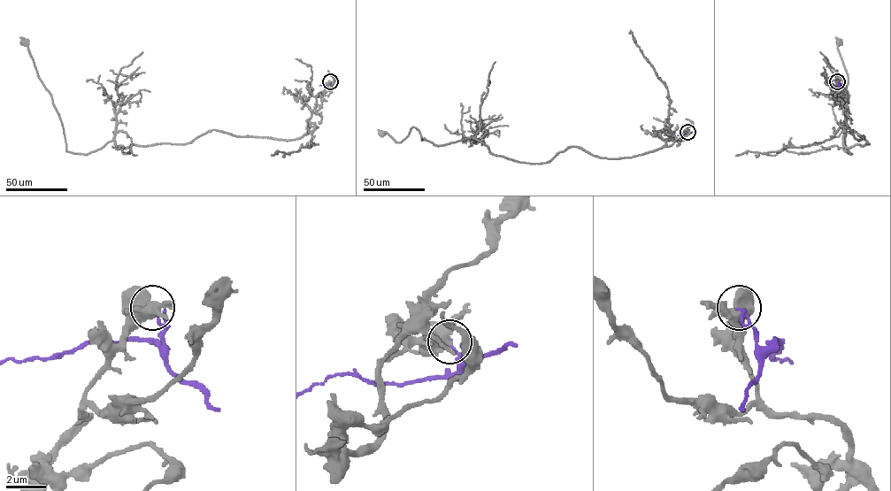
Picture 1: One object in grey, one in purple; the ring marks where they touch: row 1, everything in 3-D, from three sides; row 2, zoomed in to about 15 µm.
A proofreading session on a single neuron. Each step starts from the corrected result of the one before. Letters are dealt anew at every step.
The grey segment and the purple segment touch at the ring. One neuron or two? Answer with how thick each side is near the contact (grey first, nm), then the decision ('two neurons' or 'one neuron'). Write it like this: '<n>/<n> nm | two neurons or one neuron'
550/120 nm | two neurons

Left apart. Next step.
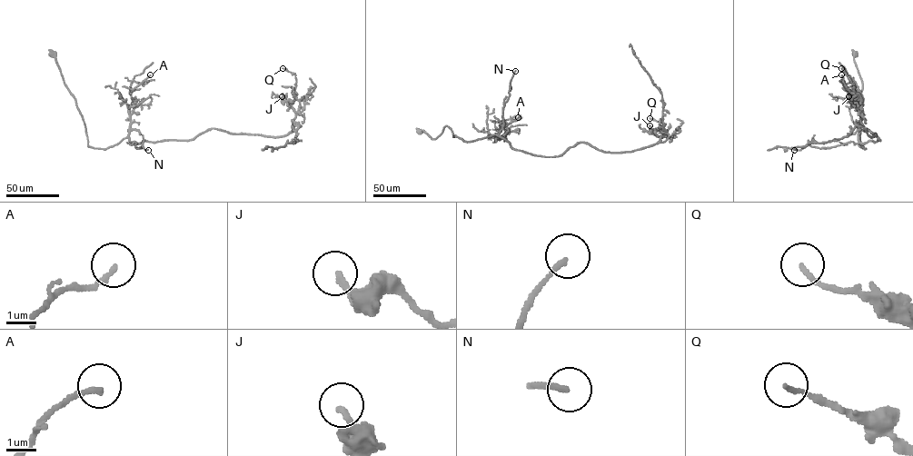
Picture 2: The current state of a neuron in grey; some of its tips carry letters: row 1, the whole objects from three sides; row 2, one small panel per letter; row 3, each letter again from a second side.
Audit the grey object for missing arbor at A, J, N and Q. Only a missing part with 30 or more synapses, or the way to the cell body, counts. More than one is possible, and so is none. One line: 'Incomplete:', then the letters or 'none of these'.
Incomplete: none of these

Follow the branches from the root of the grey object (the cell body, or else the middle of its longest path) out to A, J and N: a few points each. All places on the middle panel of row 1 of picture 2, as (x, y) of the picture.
A: (420, 131), (434, 139), (447, 126), (454, 137), (464, 141), (495, 134), (500, 140), (500, 122), (518, 117)
J: (420, 131), (497, 134), (550, 156), (581, 143), (648, 147), (663, 136), (650, 125)
N: (420, 131), (434, 139), (447, 126), (454, 137), (467, 142), (498, 135), (503, 125), (503, 107), (515, 71)

